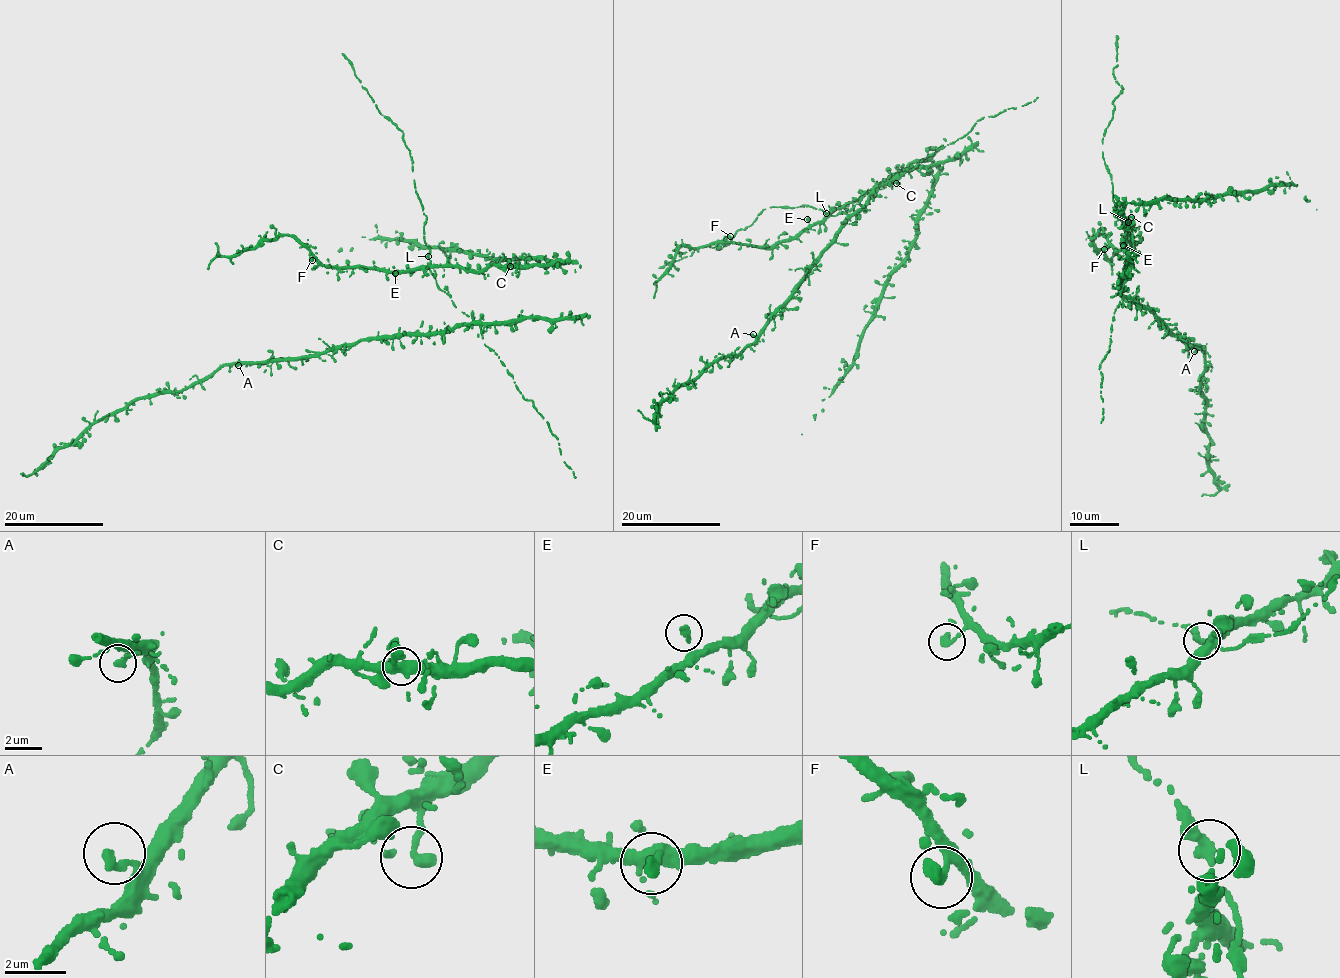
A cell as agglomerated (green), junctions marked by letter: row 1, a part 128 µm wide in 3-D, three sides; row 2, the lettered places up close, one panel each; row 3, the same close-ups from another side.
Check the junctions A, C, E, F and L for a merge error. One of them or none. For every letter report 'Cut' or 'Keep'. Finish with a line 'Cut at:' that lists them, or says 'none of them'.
A: Keep
C: Keep
E: Keep
F: Keep
L: Keep
Cut at: none of them

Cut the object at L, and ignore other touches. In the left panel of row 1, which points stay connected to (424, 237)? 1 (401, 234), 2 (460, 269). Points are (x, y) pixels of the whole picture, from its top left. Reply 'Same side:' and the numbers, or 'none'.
Same side: none

